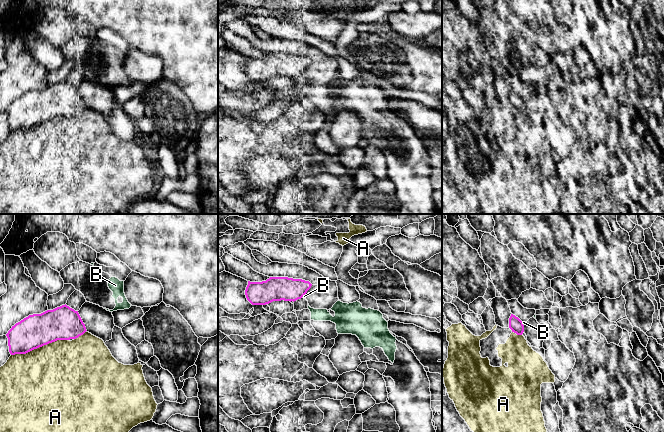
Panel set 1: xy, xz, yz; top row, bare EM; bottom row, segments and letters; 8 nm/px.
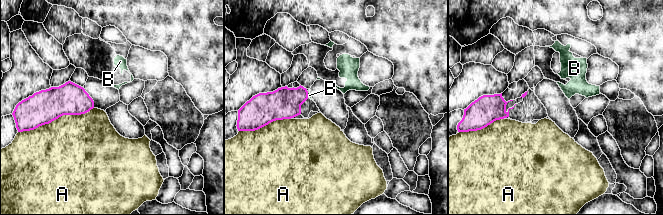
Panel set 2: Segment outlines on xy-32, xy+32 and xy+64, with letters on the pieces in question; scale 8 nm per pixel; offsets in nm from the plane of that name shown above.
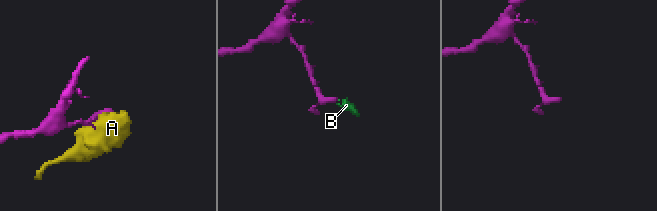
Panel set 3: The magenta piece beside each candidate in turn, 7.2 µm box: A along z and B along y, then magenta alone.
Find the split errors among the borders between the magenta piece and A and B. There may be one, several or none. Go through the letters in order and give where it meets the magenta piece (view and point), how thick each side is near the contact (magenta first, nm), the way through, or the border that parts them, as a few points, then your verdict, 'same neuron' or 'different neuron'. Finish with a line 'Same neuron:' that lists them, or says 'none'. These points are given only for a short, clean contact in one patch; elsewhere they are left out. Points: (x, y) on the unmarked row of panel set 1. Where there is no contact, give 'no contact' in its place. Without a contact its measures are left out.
A: xy (40, 122) | 260/500 nm | different neuron
B: xz (303, 71) | 190/20 nm | different neuron
Same neuron: none

